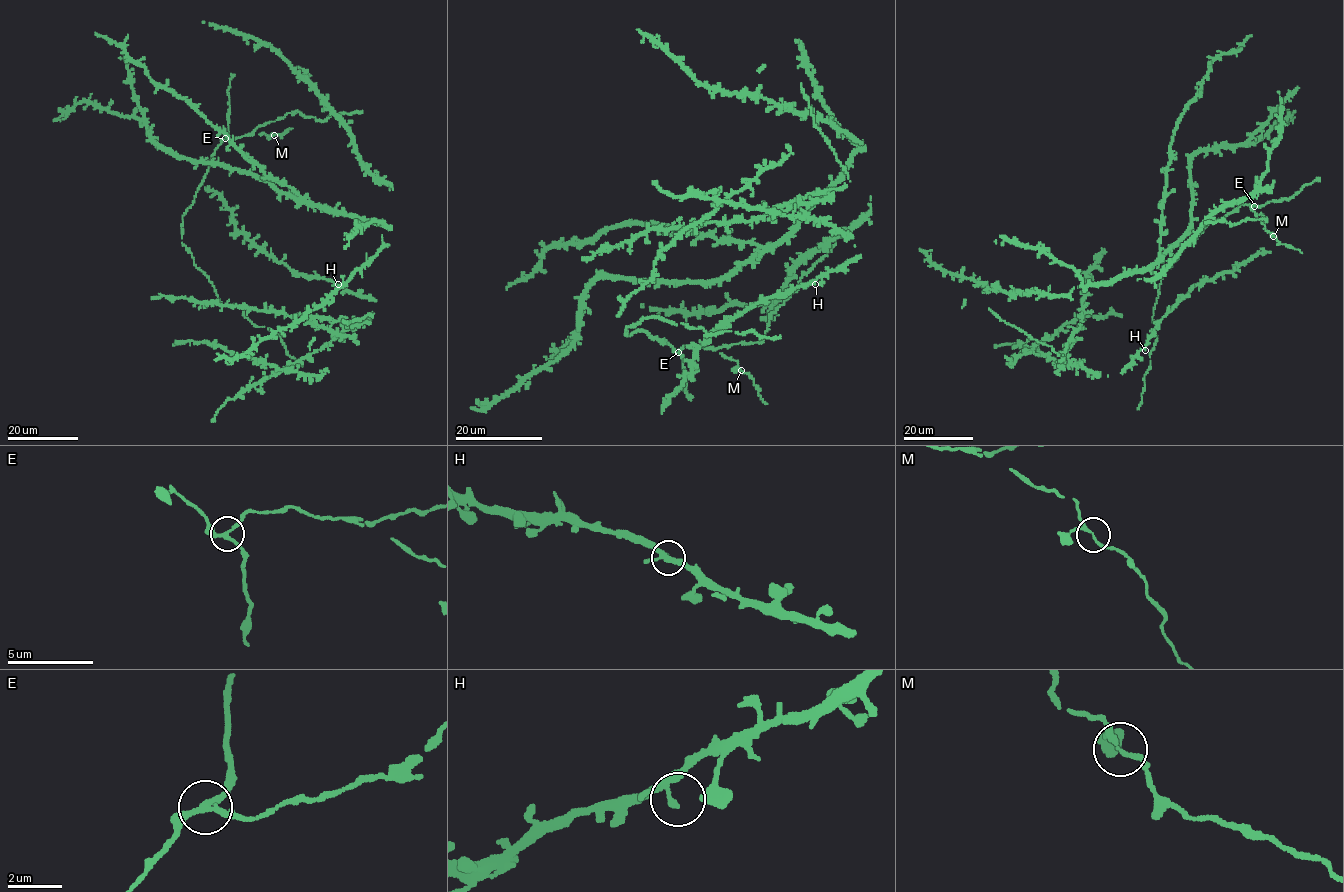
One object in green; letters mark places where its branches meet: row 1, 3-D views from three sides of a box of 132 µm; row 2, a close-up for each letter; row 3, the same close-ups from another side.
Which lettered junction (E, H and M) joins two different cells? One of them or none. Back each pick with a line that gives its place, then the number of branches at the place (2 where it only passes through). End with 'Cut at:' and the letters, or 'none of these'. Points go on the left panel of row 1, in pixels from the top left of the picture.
Cut at: none of these

